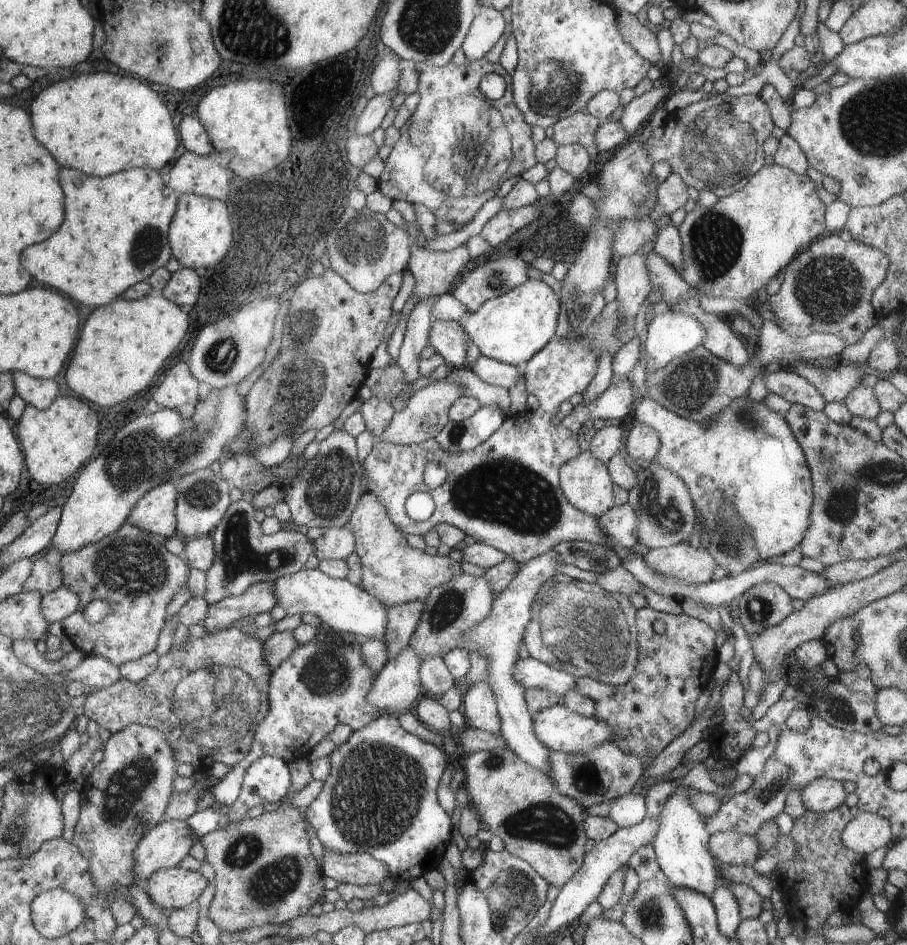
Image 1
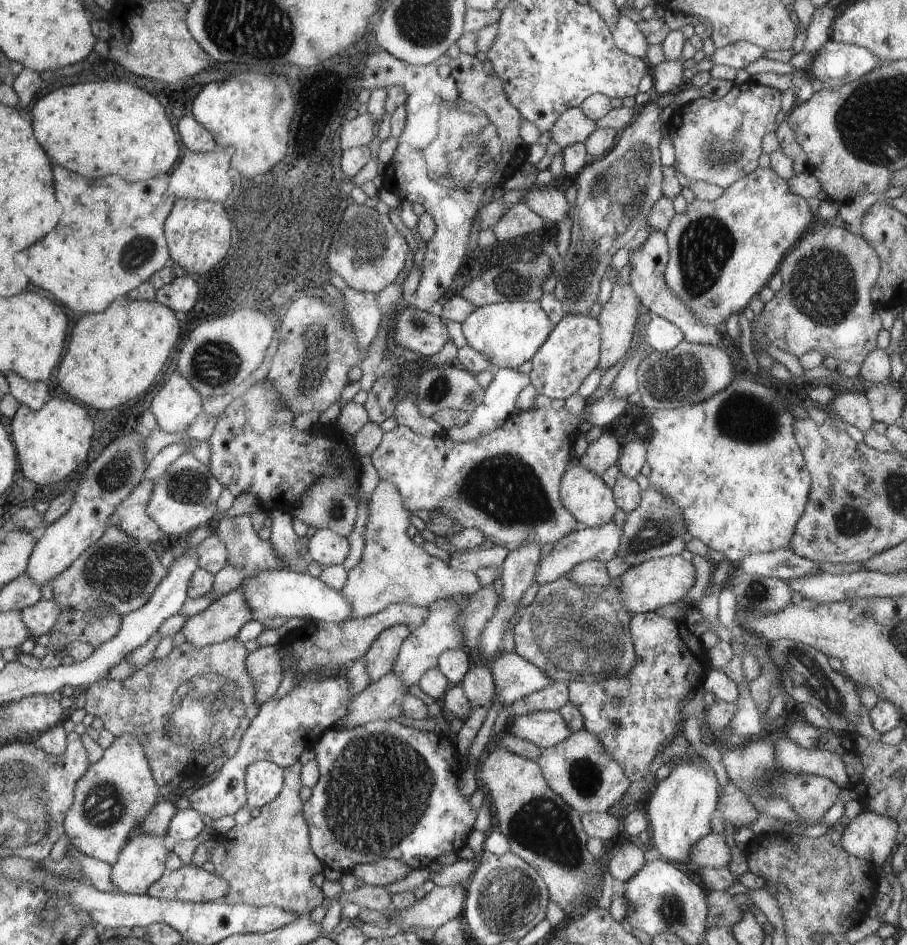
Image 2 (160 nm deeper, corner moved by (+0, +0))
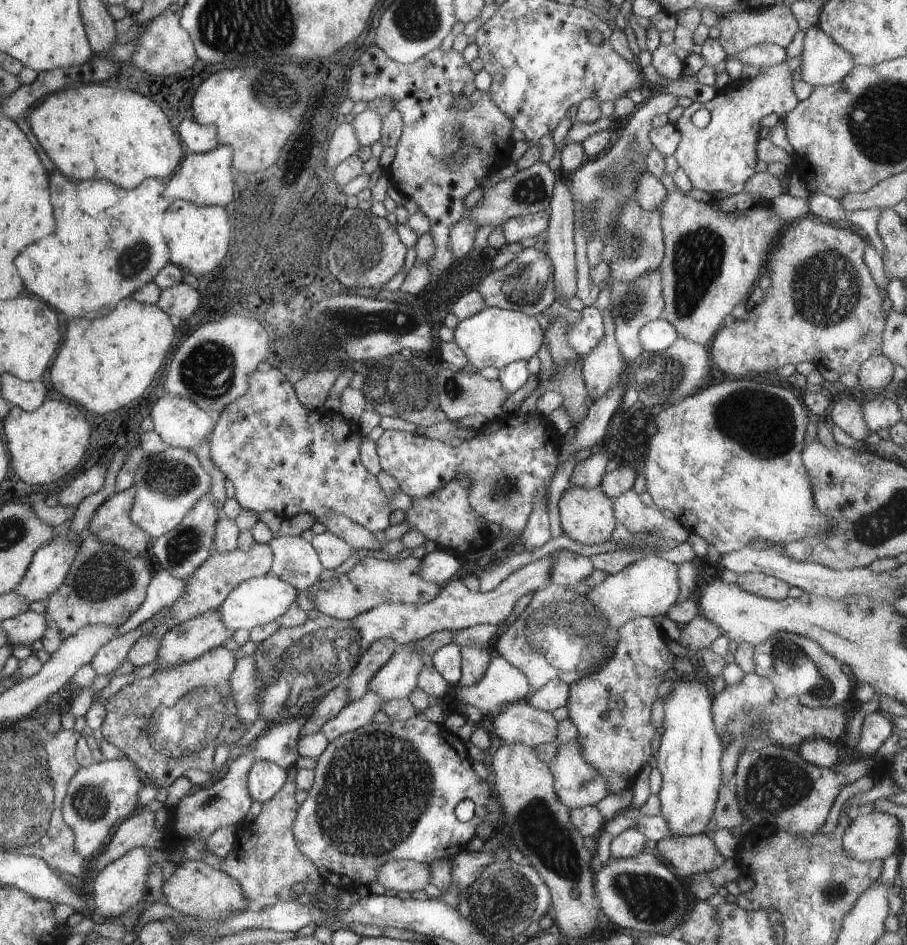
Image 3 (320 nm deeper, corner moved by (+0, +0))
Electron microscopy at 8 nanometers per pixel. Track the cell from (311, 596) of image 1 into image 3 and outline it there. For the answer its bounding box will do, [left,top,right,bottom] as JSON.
[218,572,298,632]

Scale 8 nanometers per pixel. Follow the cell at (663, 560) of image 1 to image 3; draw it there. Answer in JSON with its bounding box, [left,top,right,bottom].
[585,556,679,629]

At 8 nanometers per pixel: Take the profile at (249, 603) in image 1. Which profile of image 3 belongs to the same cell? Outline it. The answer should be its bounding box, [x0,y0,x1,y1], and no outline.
[156,610,234,671]

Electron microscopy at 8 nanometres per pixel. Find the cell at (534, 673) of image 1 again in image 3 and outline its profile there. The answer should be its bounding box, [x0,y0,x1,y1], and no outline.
[452,655,531,713]

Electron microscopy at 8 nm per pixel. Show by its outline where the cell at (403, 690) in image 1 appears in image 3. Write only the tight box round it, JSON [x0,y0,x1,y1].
[321,691,383,742]

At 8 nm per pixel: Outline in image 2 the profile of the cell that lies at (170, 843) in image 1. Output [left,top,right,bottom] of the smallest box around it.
[111,834,172,895]

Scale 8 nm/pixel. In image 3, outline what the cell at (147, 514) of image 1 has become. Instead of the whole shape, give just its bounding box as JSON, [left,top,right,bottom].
[86,486,152,553]

